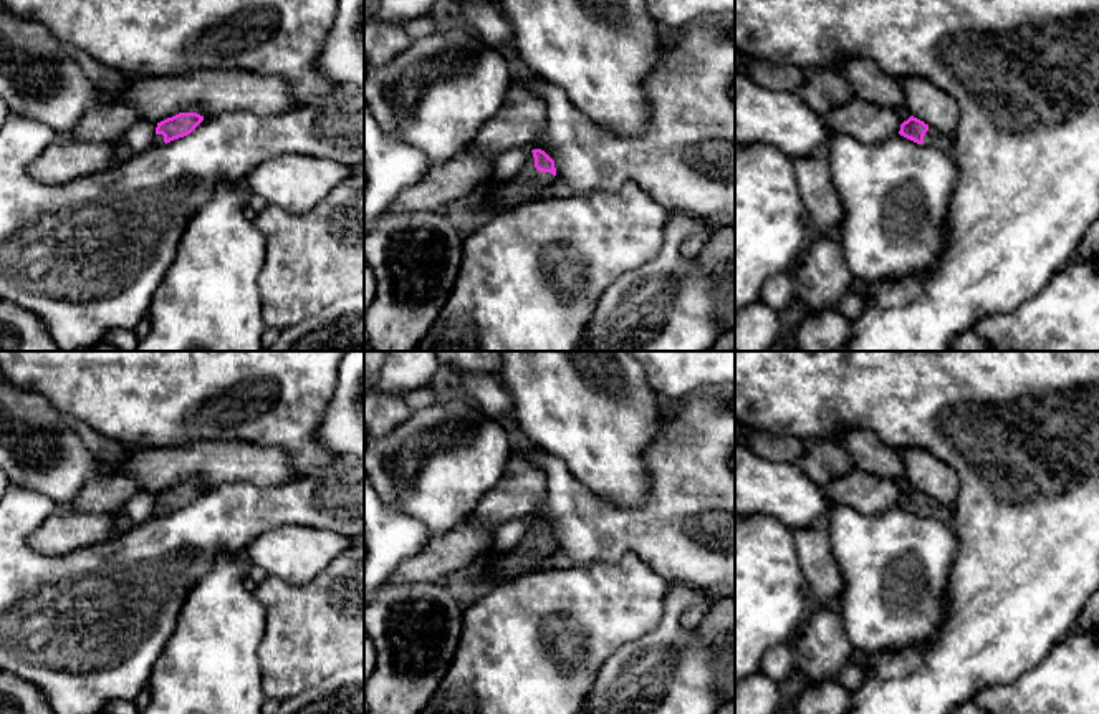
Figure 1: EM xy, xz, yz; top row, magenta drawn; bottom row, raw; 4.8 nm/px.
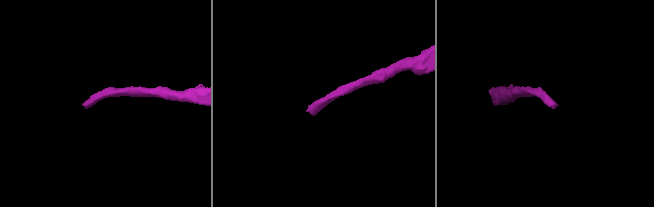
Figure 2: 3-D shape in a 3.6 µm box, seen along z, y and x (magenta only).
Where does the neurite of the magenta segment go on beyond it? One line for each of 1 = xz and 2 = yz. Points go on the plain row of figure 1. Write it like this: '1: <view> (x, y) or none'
1: xz (525, 557)
2: yz (932, 509)

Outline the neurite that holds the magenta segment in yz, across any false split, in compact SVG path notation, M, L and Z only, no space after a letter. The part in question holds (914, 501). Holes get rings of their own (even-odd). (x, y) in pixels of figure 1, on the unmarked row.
M914 487L900 495L899 505L917 515L925 515L945 523L952 523L953 519L953 509L942 505Z

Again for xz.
M533 520L518 545L508 553L495 553L490 572L502 581L535 572L541 560L554 553L554 532L541 520Z

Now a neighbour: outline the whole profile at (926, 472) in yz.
M905 447L899 452L910 487L950 509L958 504L960 477L948 464L920 447Z

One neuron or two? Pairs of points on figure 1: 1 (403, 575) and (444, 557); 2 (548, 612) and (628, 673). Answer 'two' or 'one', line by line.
1: one
2: two

